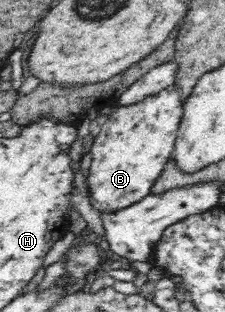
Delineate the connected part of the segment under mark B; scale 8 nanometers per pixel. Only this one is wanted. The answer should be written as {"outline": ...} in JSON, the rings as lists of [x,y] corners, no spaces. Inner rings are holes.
{"outline":[[[170,85],[168,89],[160,91],[158,95],[146,97],[146,101],[142,101],[142,103],[136,103],[136,105],[132,105],[132,107],[114,107],[108,121],[106,121],[104,125],[97,129],[96,137],[92,138],[92,143],[90,144],[92,162],[90,163],[90,167],[88,167],[88,175],[86,175],[85,183],[87,184],[87,189],[90,190],[90,199],[92,201],[92,207],[94,210],[100,211],[101,215],[106,215],[106,213],[116,213],[116,211],[126,209],[126,207],[134,205],[134,203],[138,203],[138,201],[142,201],[142,199],[144,199],[146,195],[152,194],[152,189],[156,184],[156,181],[158,181],[158,177],[162,175],[162,171],[164,171],[166,163],[170,161],[170,153],[172,153],[174,142],[179,130],[179,124],[183,115],[183,106],[184,105],[182,103],[182,100],[180,99],[179,91],[175,89],[174,85]]]}

